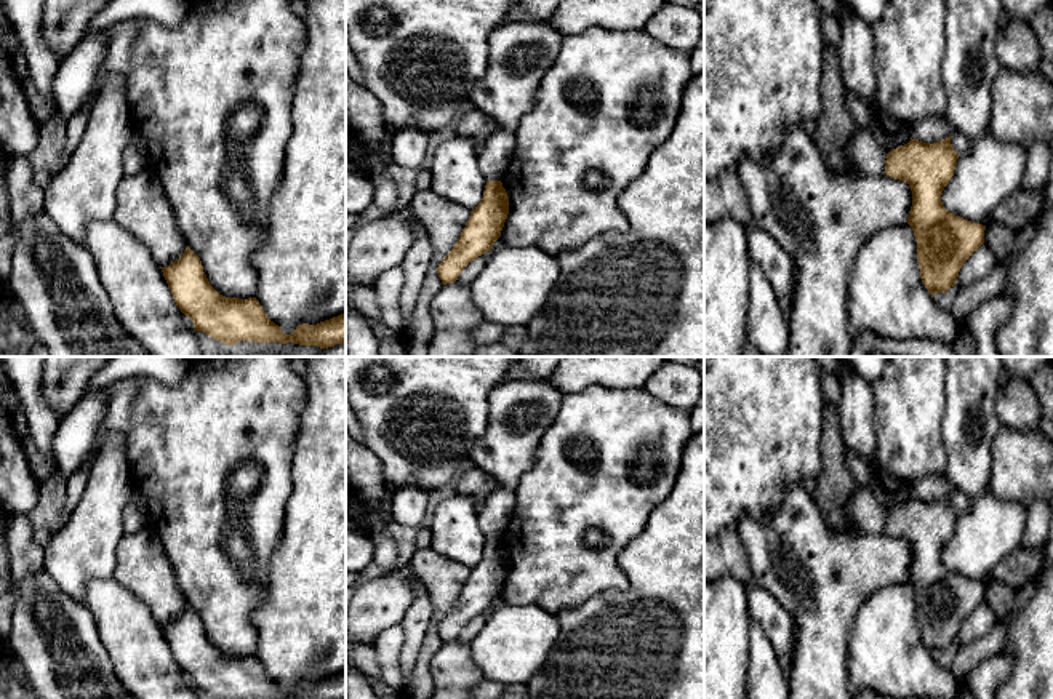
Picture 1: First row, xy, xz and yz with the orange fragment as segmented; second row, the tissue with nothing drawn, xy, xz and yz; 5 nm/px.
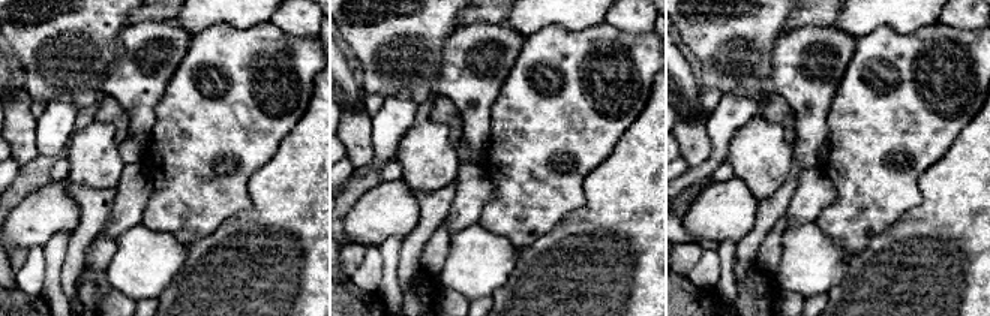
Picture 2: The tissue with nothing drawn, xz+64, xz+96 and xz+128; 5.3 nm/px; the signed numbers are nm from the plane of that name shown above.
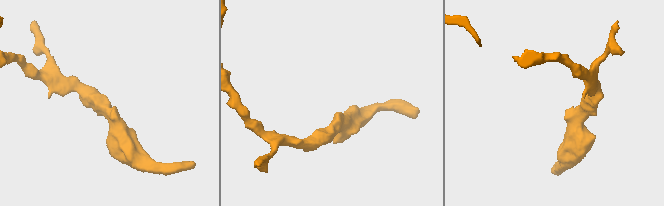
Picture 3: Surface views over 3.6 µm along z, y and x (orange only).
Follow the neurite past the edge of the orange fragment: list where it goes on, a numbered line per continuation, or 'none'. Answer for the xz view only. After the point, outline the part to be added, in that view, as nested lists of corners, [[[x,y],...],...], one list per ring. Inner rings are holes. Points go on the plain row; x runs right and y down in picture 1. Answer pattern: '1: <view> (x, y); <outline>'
none

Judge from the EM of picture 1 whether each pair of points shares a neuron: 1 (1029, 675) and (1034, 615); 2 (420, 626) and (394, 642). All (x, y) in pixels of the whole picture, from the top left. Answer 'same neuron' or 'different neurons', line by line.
1: same neuron
2: different neurons

